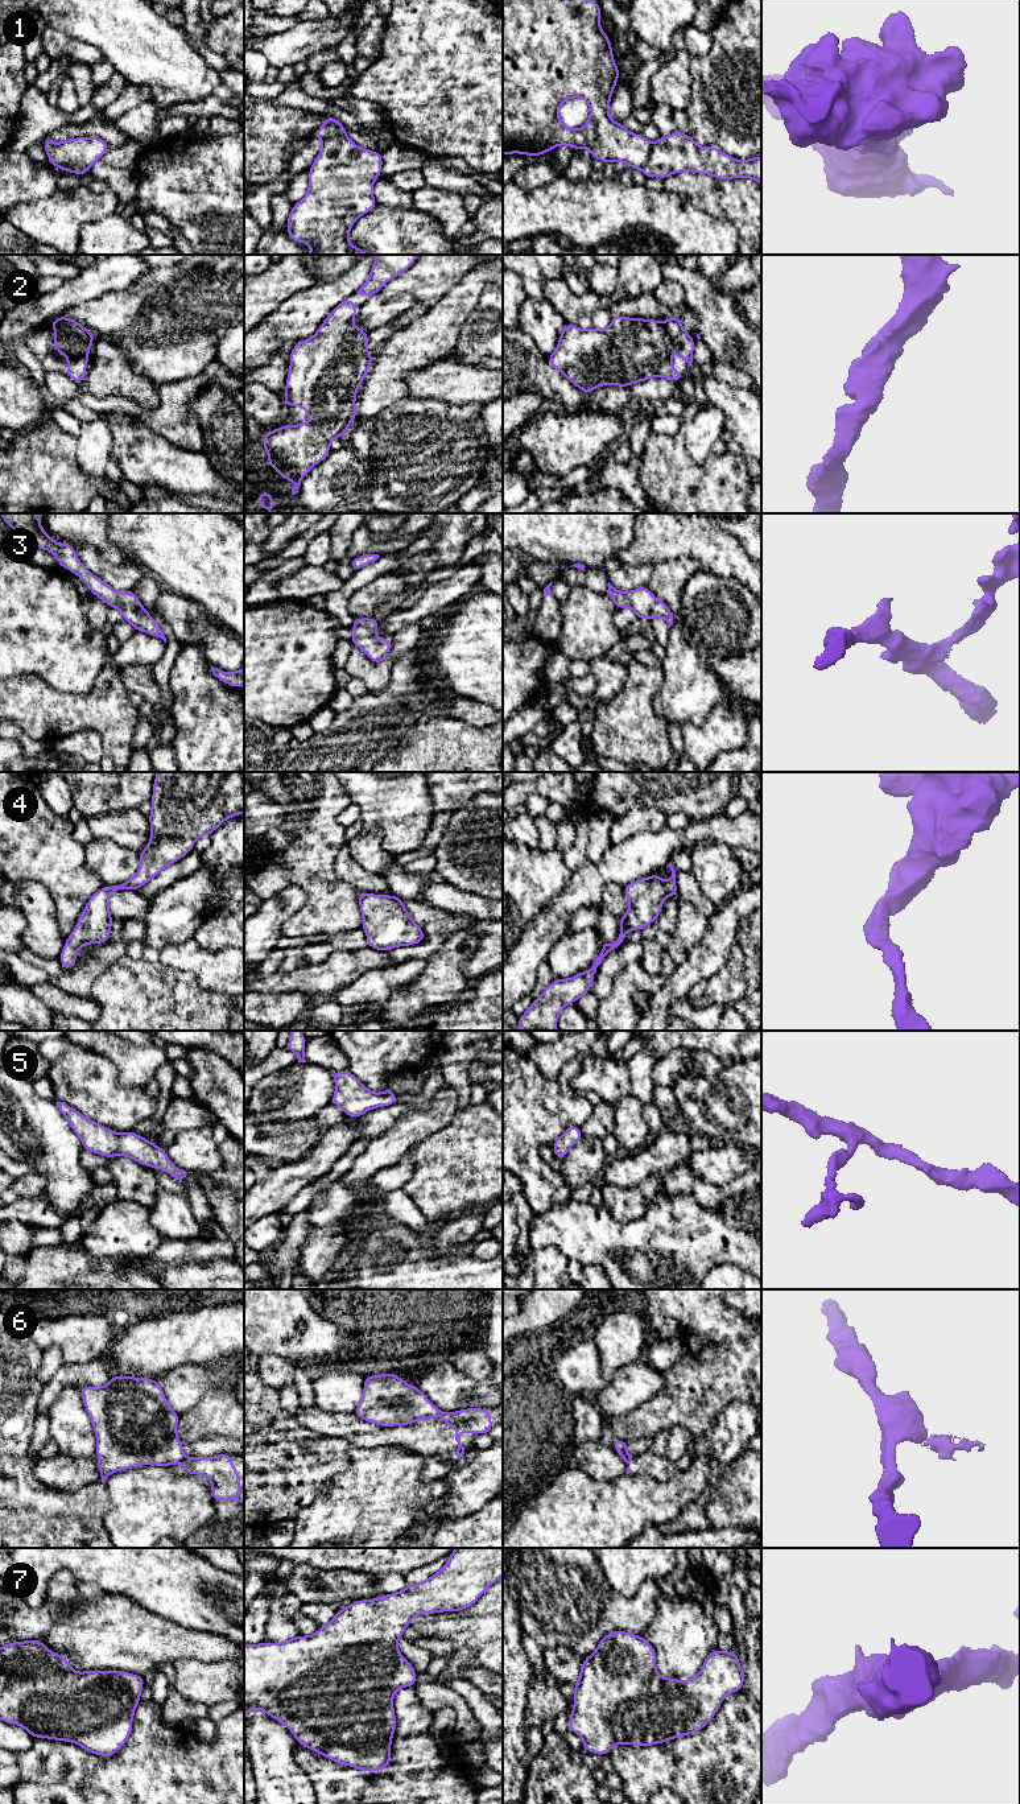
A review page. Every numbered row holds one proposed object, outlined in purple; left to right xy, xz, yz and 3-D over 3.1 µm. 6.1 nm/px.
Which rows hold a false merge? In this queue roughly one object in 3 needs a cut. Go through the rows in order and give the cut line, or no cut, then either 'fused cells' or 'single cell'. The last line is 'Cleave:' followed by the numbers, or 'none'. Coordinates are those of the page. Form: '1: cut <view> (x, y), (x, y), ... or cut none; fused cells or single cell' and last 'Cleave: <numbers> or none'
1: cut yz (652, 144), (649, 159), (641, 169); fused cells
2: cut none; single cell
3: cut none; single cell
4: cut none; single cell
5: cut none; single cell
6: cut xy (186, 1457), (182, 1461); fused cells
7: cut none; single cell
Cleave: 1, 6

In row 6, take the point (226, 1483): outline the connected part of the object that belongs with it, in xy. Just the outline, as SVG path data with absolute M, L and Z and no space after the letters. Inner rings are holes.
M220 1453L215 1457L193 1457L185 1458L185 1469L182 1474L199 1474L207 1477L211 1483L211 1497L214 1502L235 1500L244 1503L239 1498L241 1481L239 1478L239 1469L231 1462L232 1454Z

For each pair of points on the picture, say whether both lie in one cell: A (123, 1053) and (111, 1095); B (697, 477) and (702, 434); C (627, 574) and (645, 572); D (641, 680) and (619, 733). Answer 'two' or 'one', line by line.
A: two
B: two
C: one
D: one

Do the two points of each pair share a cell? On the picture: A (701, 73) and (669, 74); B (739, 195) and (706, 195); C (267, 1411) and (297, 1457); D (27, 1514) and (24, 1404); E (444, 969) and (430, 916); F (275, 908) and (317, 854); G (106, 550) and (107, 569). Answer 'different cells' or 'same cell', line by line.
A: different cells
B: same cell
C: same cell
D: same cell
E: different cells
F: different cells
G: different cells

